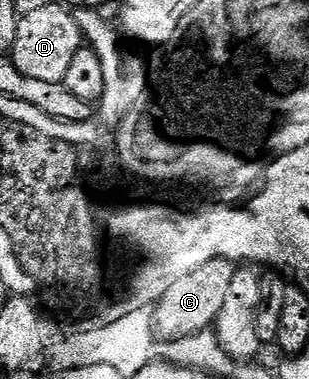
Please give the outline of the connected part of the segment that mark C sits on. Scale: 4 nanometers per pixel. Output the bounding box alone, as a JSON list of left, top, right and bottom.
[154,259,236,339]

